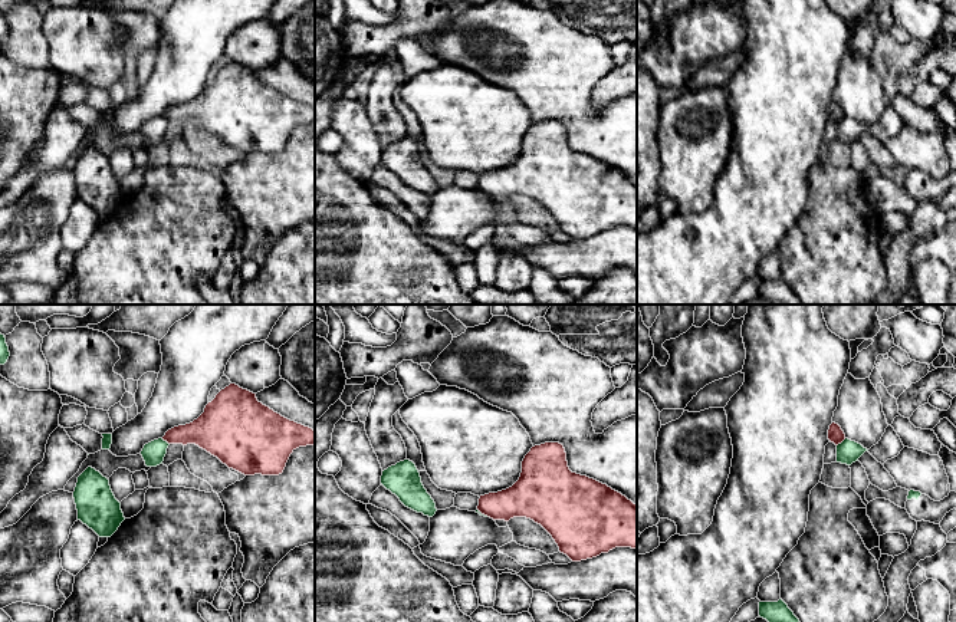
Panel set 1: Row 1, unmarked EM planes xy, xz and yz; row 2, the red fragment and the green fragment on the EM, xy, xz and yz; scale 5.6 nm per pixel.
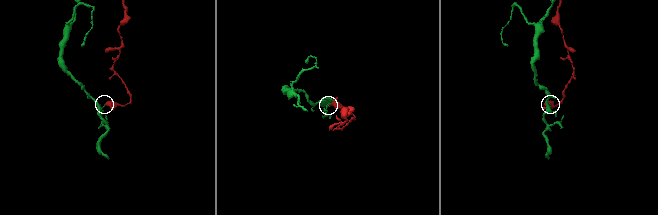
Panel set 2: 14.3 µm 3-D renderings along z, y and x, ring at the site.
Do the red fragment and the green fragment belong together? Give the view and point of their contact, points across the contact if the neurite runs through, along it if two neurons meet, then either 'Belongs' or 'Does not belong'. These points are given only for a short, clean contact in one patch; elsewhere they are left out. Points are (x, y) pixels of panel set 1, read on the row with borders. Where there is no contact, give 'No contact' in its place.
Touches red at yz (841, 441). Boundary: yz (846, 438), (837, 446). Does not belong

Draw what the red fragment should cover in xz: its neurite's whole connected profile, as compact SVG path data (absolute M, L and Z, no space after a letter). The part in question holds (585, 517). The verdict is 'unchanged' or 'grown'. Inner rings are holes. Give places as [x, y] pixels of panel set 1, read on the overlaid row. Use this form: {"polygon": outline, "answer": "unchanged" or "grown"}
{"polygon": "M559 442L532 447L522 461L519 480L506 490L480 496L477 510L493 520L533 520L572 562L592 559L615 547L637 549L637 504L607 484L572 473Z", "answer": "unchanged"}

